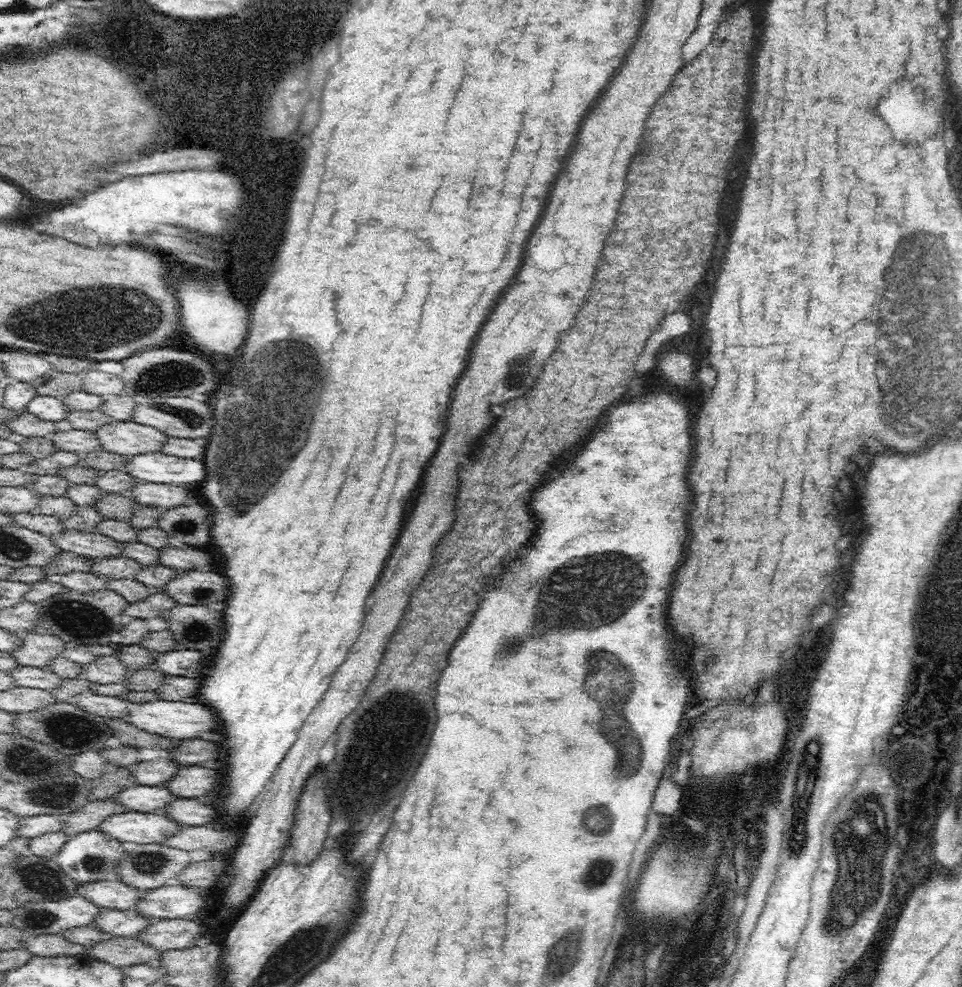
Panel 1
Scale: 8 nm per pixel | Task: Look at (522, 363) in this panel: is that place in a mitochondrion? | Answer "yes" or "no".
yes

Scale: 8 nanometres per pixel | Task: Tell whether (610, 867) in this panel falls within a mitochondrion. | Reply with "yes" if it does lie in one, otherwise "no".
yes

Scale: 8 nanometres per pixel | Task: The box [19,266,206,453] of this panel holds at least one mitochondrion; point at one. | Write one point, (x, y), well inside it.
(162, 377)

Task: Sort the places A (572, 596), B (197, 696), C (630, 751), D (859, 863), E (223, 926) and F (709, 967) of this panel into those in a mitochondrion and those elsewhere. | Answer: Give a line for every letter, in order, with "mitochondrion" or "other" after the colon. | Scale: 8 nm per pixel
A: mitochondrion
B: other
C: mitochondrion
D: mitochondrion
E: other
F: other

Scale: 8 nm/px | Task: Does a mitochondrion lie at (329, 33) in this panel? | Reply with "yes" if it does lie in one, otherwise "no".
no

